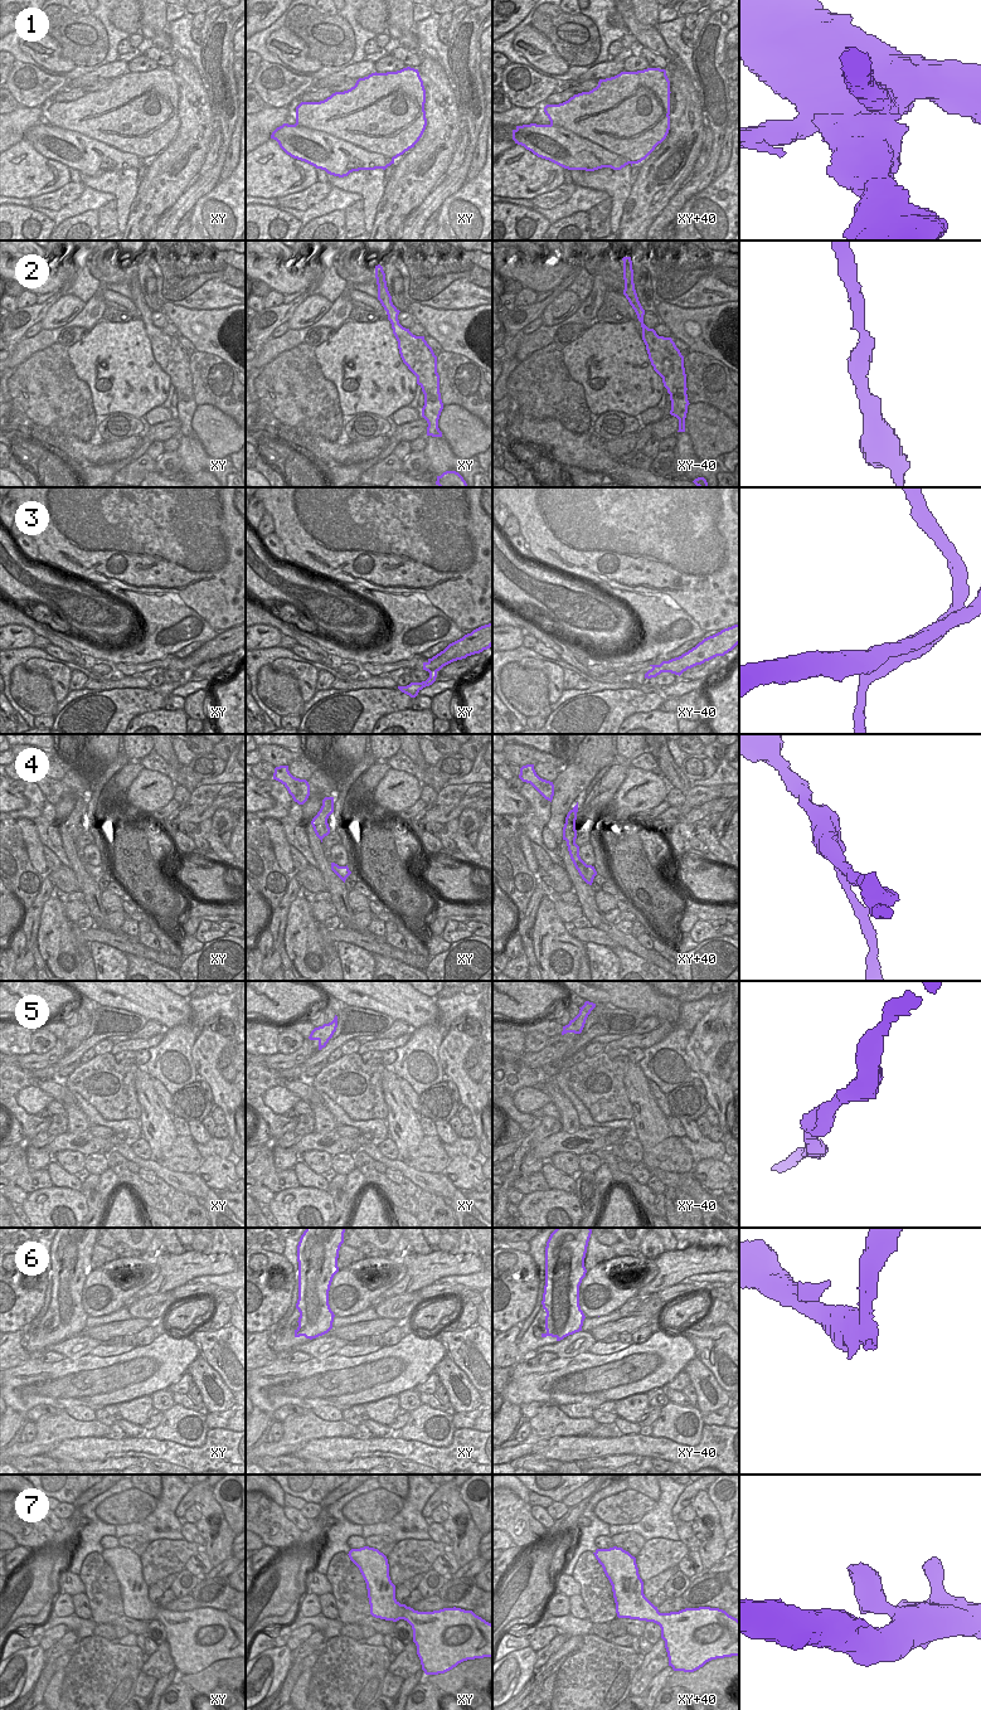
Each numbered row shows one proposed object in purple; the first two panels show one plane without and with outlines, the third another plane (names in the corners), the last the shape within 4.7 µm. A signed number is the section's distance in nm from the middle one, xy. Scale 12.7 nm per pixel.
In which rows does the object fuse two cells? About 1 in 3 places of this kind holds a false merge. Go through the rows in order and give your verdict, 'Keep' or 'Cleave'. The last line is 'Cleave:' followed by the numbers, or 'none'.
1: Cleave
2: Keep
3: Cleave
4: Cleave
5: Keep
6: Cleave
7: Keep
Cleave: 1, 3, 4, 6.

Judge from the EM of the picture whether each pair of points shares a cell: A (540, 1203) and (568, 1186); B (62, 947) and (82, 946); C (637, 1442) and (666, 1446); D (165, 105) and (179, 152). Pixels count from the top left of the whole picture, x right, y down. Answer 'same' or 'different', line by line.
A: different
B: different
C: same
D: same

